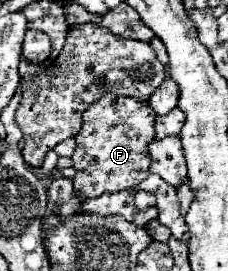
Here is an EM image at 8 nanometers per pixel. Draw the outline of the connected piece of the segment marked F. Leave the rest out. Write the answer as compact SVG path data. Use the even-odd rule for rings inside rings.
M105 94L95 104L91 104L89 110L83 112L83 126L79 134L75 136L77 148L71 156L73 166L77 170L73 178L75 190L83 194L85 198L95 198L95 196L101 196L103 192L121 192L143 182L149 176L147 174L147 142L155 138L153 124L155 124L155 116L151 114L151 106L147 106L147 102L137 102L135 98Z

